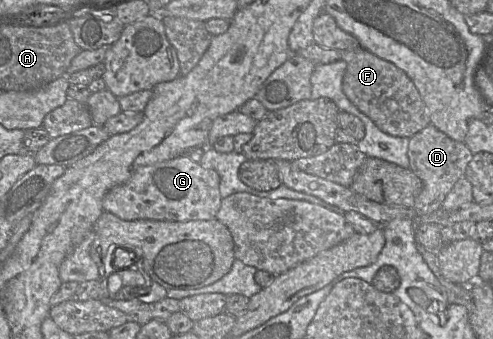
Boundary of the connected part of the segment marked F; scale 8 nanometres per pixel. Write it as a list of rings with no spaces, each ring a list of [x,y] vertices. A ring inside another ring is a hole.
[[[364,48],[341,53],[341,60],[347,63],[343,92],[381,131],[392,136],[410,138],[431,123],[418,89],[403,70]]]

